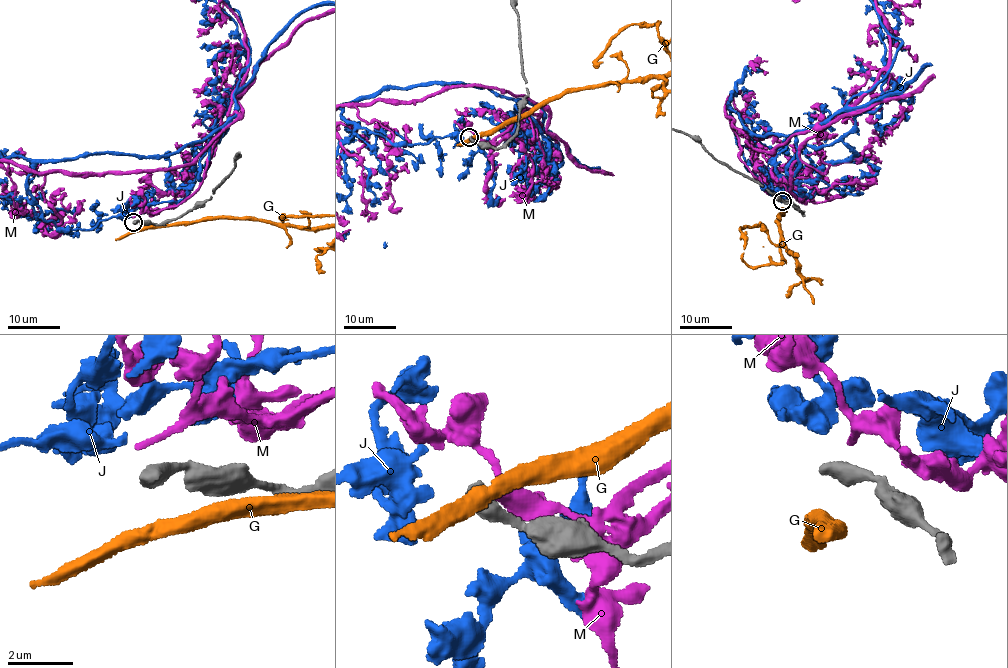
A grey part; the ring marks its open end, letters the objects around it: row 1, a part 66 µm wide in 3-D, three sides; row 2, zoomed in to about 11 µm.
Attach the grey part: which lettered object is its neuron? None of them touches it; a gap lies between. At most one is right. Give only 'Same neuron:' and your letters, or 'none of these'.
Same neuron: none of these

